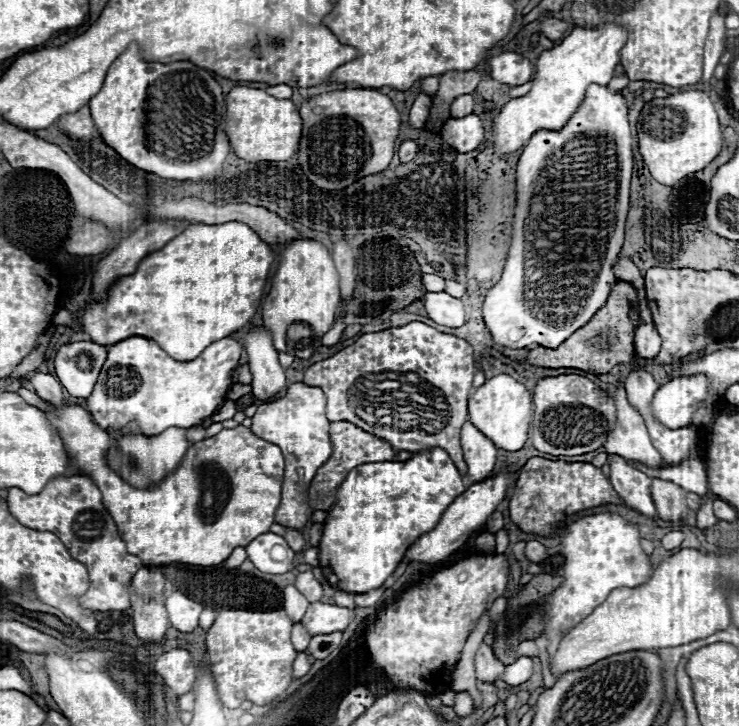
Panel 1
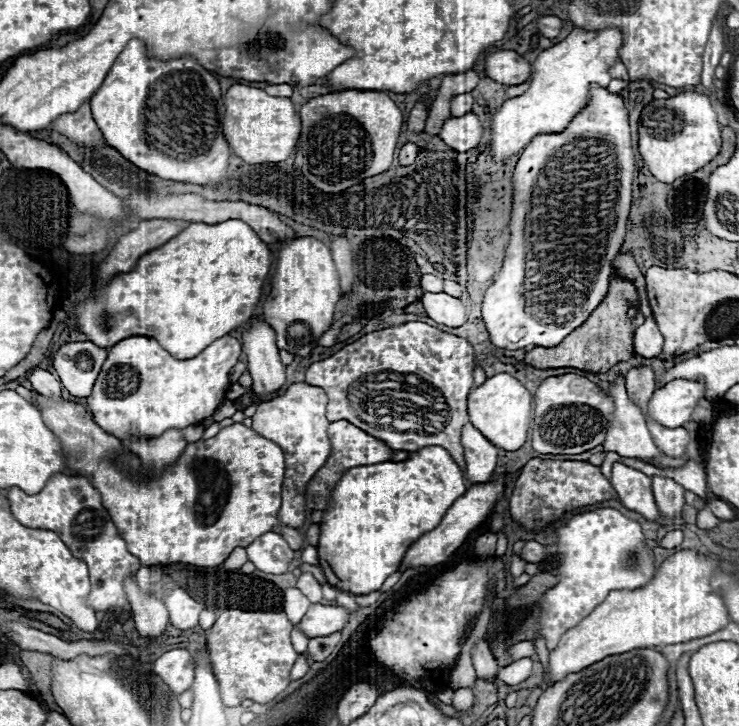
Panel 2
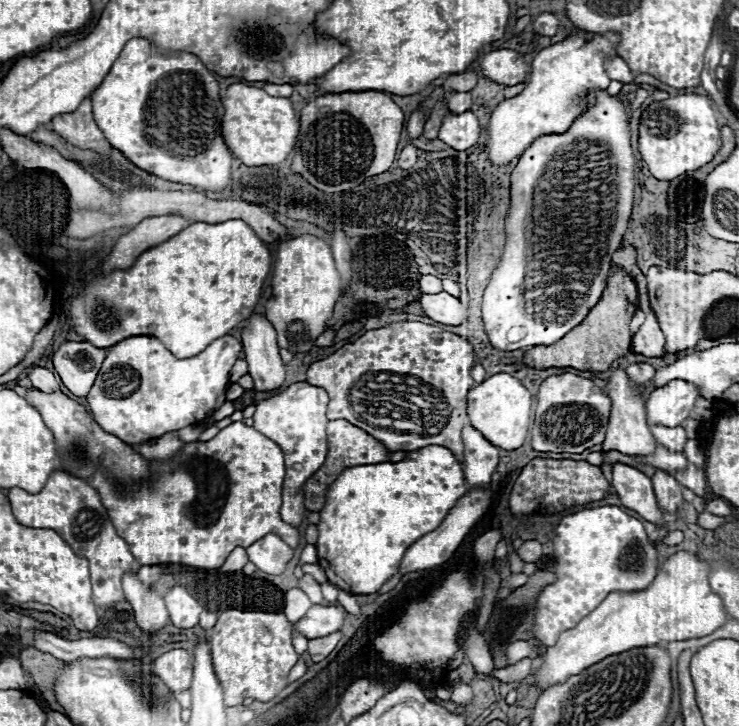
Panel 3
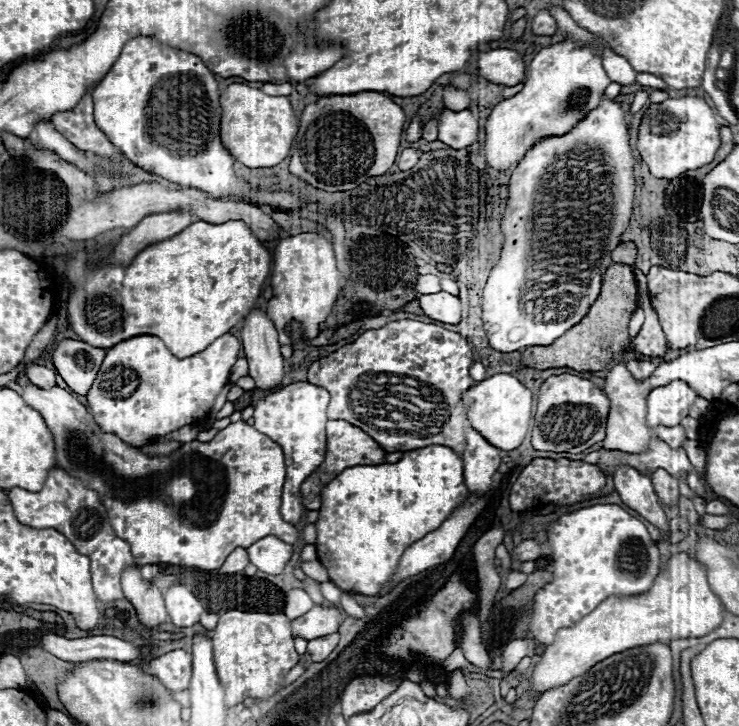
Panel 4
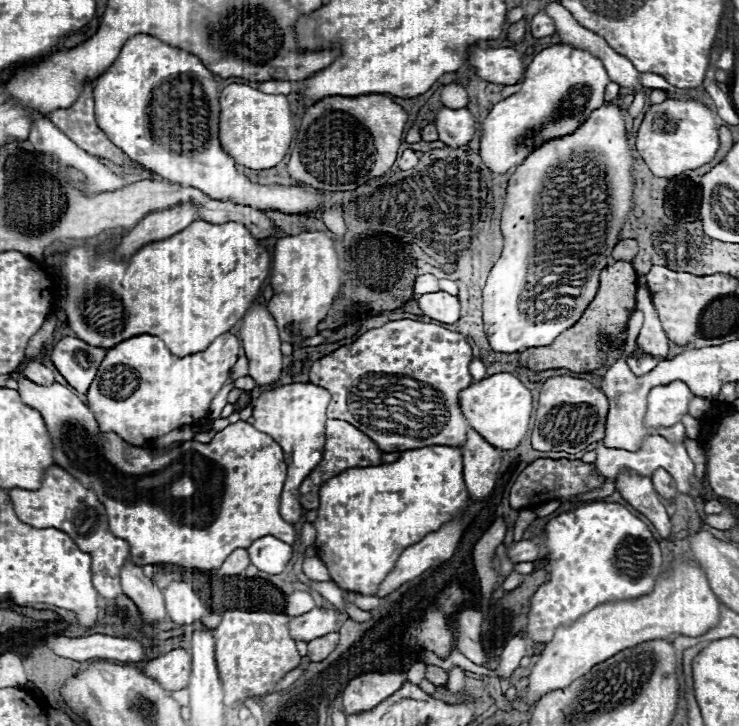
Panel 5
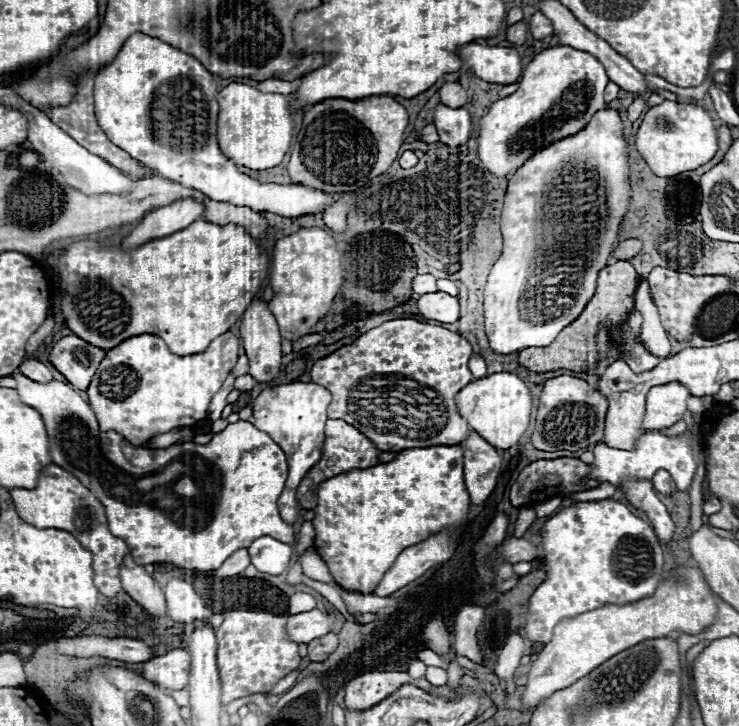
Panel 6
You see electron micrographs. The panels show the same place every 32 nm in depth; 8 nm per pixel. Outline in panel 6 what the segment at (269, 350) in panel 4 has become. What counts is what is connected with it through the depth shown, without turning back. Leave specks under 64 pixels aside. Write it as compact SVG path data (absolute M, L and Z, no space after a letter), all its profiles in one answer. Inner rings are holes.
M254 300L242 316L240 338L250 360L250 376L256 382L272 382L282 366L278 324L266 302Z

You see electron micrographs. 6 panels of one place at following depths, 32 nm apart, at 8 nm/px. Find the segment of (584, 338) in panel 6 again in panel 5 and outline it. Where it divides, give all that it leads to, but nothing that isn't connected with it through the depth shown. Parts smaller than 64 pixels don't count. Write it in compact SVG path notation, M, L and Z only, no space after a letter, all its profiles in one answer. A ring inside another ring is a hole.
M616 262L608 268L602 270L600 276L600 288L598 288L598 296L592 300L590 308L584 312L584 316L578 320L578 324L574 324L574 328L568 328L566 332L562 332L562 336L558 336L558 340L554 340L554 344L550 346L542 346L542 348L526 348L520 354L520 364L530 368L530 370L552 370L552 368L568 368L574 372L590 372L590 370L598 370L604 366L608 352L602 352L600 348L600 340L604 338L604 344L608 346L608 350L622 350L626 344L626 326L630 320L630 314L636 310L636 272L632 268L632 264L626 262Z

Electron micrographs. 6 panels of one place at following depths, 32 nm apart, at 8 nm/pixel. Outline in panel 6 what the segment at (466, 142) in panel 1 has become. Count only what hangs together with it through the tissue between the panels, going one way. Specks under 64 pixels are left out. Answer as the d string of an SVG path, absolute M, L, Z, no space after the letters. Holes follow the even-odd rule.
M444 104L434 110L434 126L438 128L440 142L446 146L462 146L472 136L472 118L466 108L448 108Z

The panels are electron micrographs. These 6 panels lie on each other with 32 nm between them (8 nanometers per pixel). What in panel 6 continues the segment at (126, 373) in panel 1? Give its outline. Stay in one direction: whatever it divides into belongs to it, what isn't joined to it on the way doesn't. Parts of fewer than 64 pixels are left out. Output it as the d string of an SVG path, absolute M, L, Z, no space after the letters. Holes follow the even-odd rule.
M152 334L132 336L106 352L86 394L102 432L114 430L130 444L142 446L150 438L206 418L212 396L238 360L240 342L234 334L218 336L204 352L174 356L162 338Z

